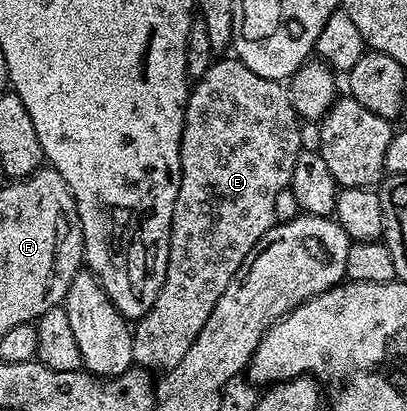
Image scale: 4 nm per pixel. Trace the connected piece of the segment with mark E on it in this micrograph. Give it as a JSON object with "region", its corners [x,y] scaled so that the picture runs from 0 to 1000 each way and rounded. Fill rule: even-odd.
{"region":[[[558,136],[550,148],[545,144],[521,148],[514,173],[504,173],[504,182],[484,190],[467,209],[459,231],[459,268],[450,292],[450,326],[440,360],[445,445],[435,465],[435,494],[420,535],[420,589],[415,591],[415,640],[405,659],[405,689],[371,754],[329,783],[322,813],[327,881],[339,895],[364,903],[383,903],[381,898],[418,903],[425,893],[435,893],[435,883],[445,883],[445,873],[455,873],[455,854],[464,854],[464,844],[474,844],[474,825],[484,825],[484,815],[494,815],[514,766],[523,766],[523,747],[533,747],[533,727],[543,727],[543,718],[553,718],[553,698],[563,698],[563,679],[572,679],[572,669],[582,669],[582,659],[602,640],[612,611],[622,611],[622,601],[631,601],[641,572],[658,567],[681,545],[673,523],[681,474],[713,453],[720,436],[720,406],[730,397],[730,377],[747,360],[744,324],[735,316],[740,287],[725,273],[725,253],[715,243],[708,209],[671,192],[651,192],[641,182],[631,182],[631,173],[612,173],[612,163],[602,163],[602,153],[592,153],[575,136]]]}

